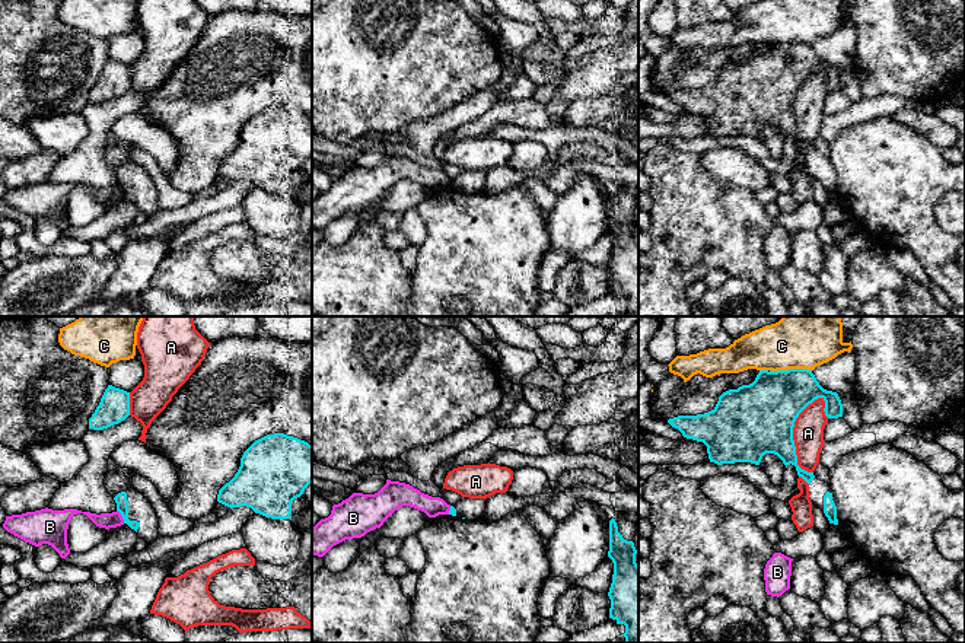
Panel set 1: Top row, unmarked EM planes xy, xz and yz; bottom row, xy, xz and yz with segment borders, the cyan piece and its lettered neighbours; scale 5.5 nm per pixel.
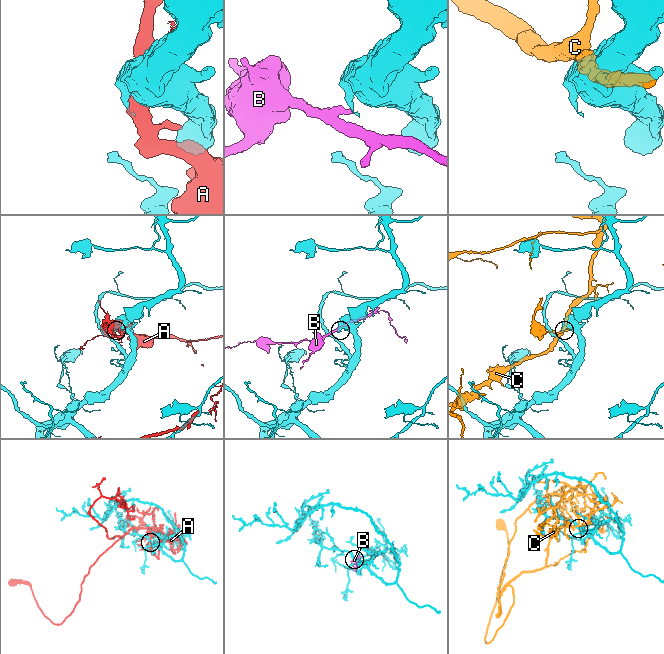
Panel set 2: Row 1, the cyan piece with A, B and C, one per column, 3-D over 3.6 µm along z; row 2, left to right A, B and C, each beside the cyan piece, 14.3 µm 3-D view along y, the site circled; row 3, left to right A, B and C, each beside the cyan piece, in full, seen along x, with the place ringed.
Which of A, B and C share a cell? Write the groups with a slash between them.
A / B / C

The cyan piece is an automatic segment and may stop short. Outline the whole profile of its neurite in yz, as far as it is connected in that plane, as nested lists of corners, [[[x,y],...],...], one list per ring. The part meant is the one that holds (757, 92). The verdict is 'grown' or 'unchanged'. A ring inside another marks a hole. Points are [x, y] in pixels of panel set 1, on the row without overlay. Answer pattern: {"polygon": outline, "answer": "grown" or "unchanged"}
{"polygon": [[[759,44],[752,57],[723,66],[711,85],[697,89],[678,89],[669,92],[668,96],[678,102],[684,111],[703,115],[707,120],[710,136],[717,139],[735,136],[759,139],[765,127],[774,127],[786,140],[794,139],[797,149],[810,157],[815,152],[813,146],[797,139],[793,101],[799,87],[818,71],[825,74],[824,85],[828,92],[843,90],[843,77],[838,67],[824,63],[812,44]]], "answer": "unchanged"}

